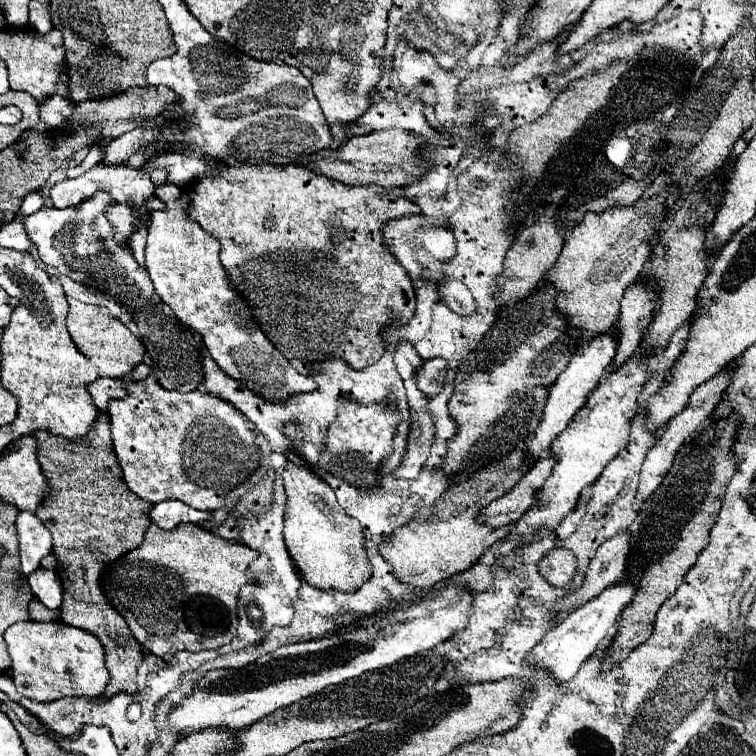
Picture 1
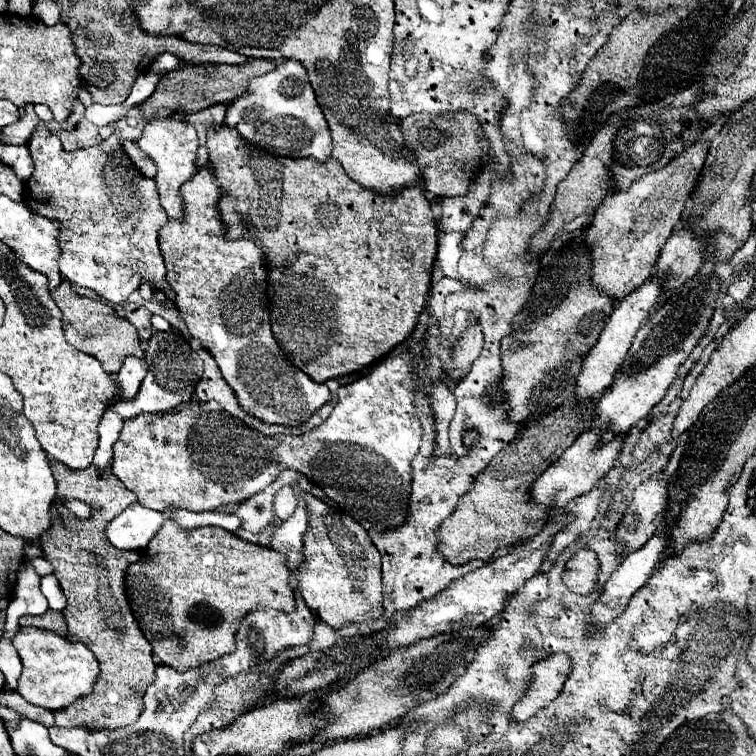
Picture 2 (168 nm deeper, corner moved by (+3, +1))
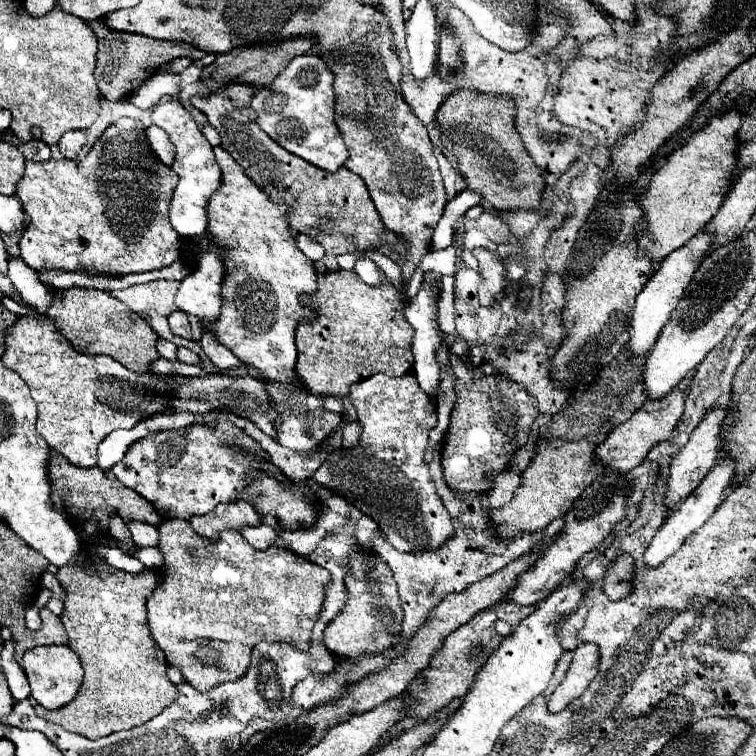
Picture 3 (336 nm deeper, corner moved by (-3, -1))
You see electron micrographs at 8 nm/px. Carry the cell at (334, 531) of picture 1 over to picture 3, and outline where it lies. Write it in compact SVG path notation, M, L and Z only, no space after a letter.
M369 550L355 552L351 556L351 568L345 584L349 600L345 608L335 616L335 620L325 628L327 650L337 658L357 662L361 656L383 654L391 646L397 646L401 642L403 608L399 602L395 578L383 558Z

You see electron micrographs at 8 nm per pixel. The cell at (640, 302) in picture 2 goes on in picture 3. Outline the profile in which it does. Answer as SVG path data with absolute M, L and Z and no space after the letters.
M709 232L695 234L691 240L687 240L687 244L683 244L679 250L675 250L667 258L663 258L663 262L659 264L659 268L655 270L651 280L639 292L637 302L635 302L635 314L631 320L629 344L627 344L631 348L631 352L635 352L635 356L645 354L653 348L663 324L671 318L671 312L675 310L675 306L677 306L679 298L683 296L683 292L687 290L687 286L691 284L693 274L697 272L699 264L703 262L703 258L711 250L711 246L713 246L713 236Z

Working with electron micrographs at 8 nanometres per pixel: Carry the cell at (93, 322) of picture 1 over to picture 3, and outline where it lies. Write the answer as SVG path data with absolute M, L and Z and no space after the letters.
M79 286L55 290L51 308L47 308L47 316L81 354L107 354L135 372L149 370L149 366L159 358L155 346L159 336L153 332L147 320L105 290Z

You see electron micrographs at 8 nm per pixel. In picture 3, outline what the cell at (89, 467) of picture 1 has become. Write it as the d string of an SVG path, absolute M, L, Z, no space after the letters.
M89 546L83 548L83 552L79 554L81 558L77 556L75 560L70 560L67 566L59 568L57 572L57 580L65 588L65 600L63 600L65 612L61 620L69 634L69 646L79 654L81 664L85 668L81 690L77 692L75 700L63 708L47 710L37 704L35 712L41 718L53 724L59 724L69 732L83 734L89 740L97 740L107 734L113 734L119 730L131 730L135 726L145 724L147 720L163 712L163 708L167 708L179 696L179 692L177 692L177 686L167 676L165 654L155 644L147 624L147 600L157 584L153 570L151 572L147 570L139 576L113 570L107 564L103 564L103 560L99 560L95 553L91 553L91 550L93 548Z

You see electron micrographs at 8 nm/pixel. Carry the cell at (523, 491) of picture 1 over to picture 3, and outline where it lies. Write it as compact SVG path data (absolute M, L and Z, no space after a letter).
M675 388L675 392L663 396L663 400L647 400L645 406L641 406L627 422L611 430L607 440L597 448L595 456L615 472L629 472L631 468L639 466L655 444L669 440L673 436L673 430L685 408L685 396L687 394L683 388Z

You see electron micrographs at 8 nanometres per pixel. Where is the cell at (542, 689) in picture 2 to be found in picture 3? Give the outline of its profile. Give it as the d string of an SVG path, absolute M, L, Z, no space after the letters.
M589 642L581 644L575 650L567 676L547 702L549 712L561 712L571 700L579 698L583 690L589 686L589 682L597 676L597 670L599 670L599 646Z

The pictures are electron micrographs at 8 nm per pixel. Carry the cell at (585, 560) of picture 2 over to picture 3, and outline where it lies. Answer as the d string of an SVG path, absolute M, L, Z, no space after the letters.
M621 554L611 568L605 574L605 594L611 596L611 600L621 600L623 596L629 596L633 590L633 568L635 558L629 554Z

